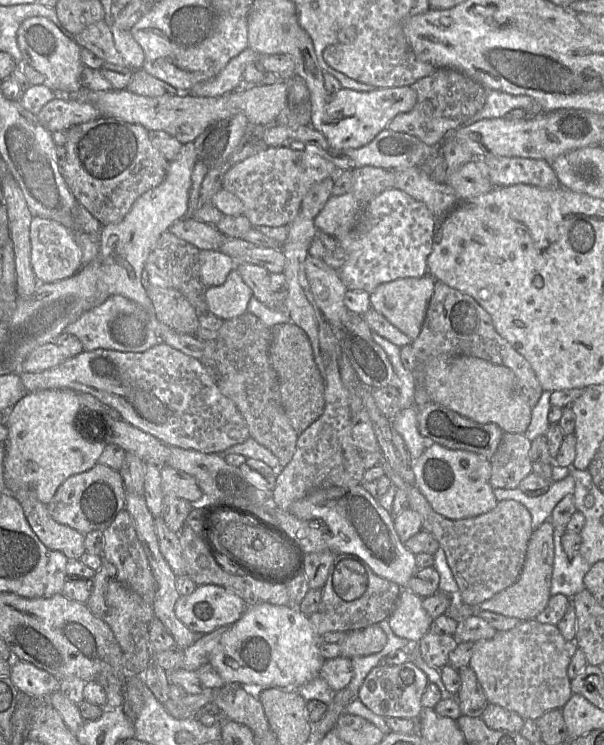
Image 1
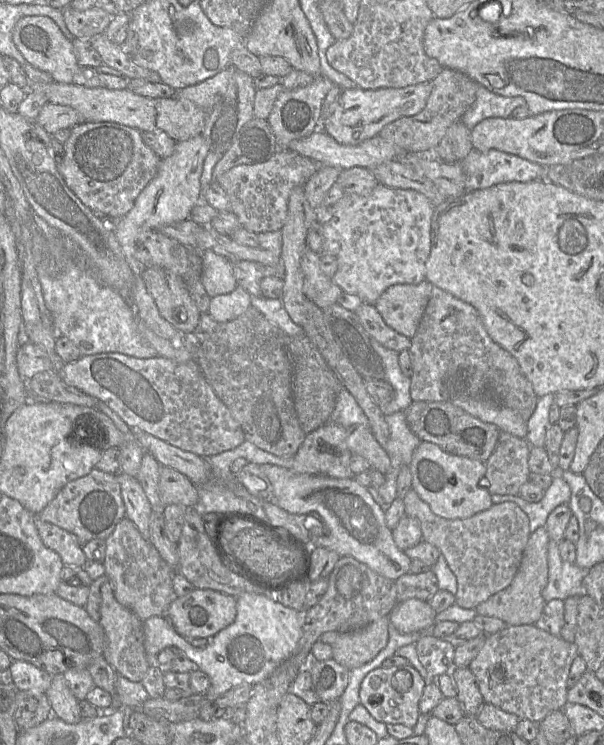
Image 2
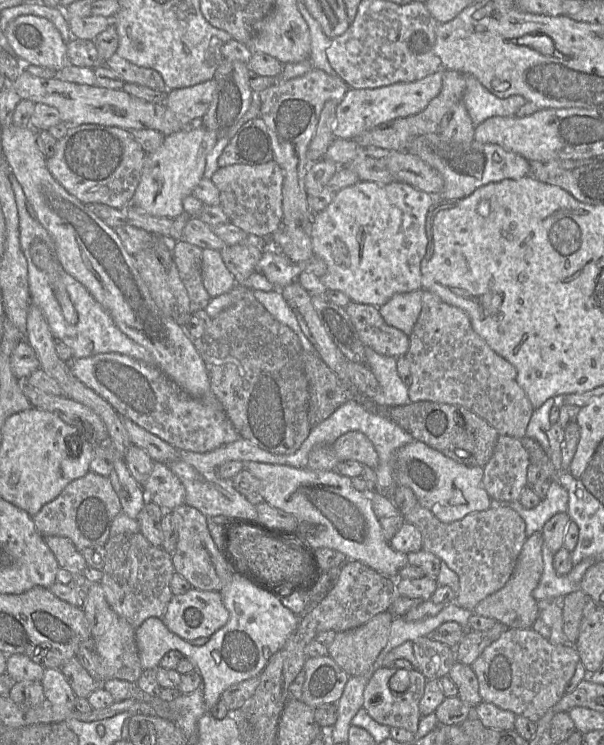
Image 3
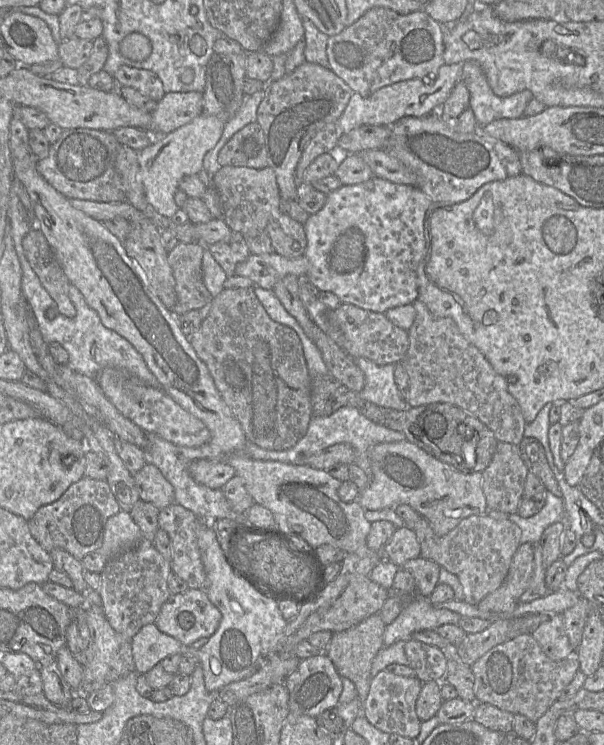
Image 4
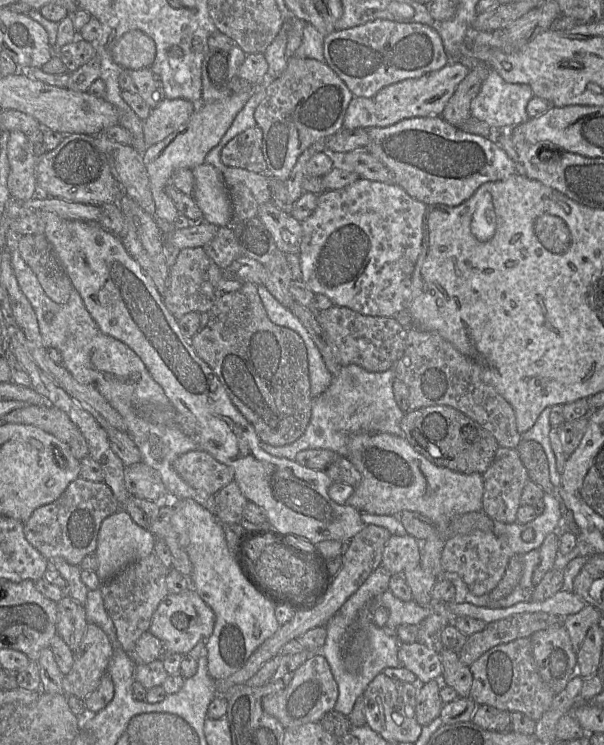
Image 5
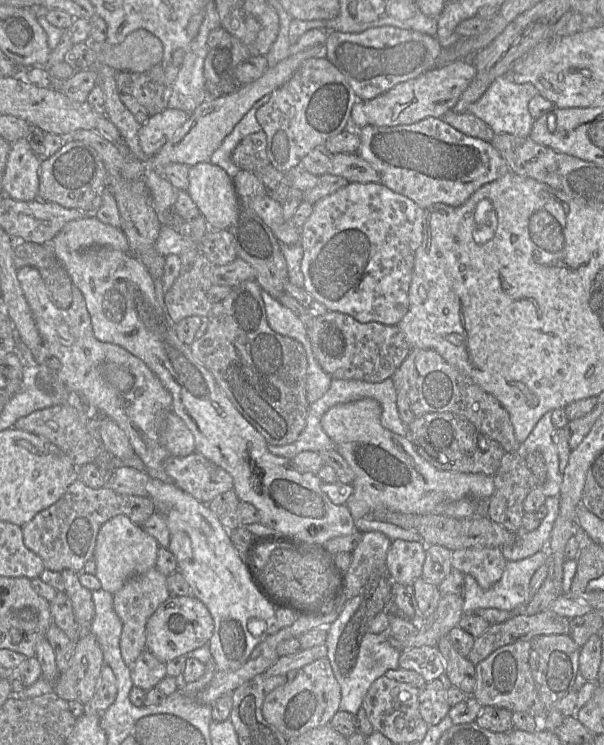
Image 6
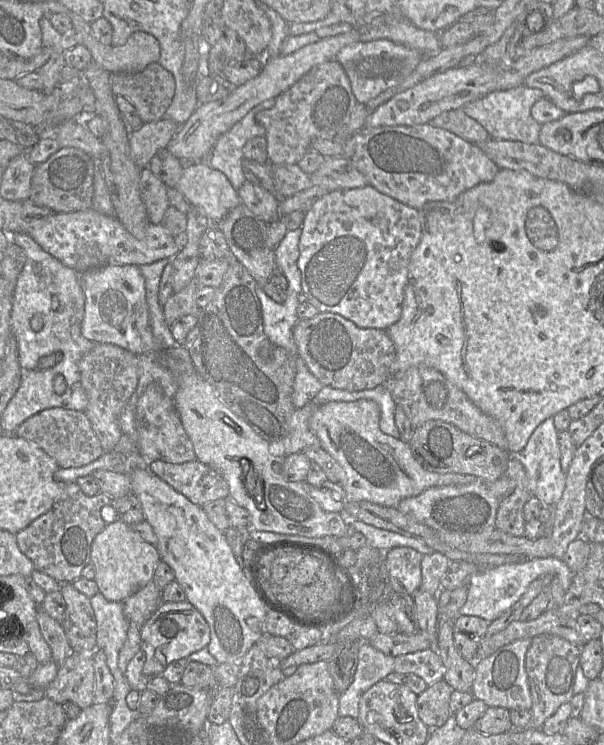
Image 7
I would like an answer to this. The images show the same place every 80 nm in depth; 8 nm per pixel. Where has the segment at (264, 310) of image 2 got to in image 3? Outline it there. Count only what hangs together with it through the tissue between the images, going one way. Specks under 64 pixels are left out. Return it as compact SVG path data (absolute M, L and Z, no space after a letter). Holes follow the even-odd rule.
M253 290L255 298L264 306L264 308L280 323L291 328L299 341L302 349L306 352L314 352L315 349L310 341L302 332L294 312L290 309L280 290L265 292L262 290Z

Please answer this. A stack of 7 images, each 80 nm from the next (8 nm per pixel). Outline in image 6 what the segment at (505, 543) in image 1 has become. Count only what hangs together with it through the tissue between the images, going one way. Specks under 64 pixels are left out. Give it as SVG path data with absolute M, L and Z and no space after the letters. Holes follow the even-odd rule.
M467 548L453 551L453 569L473 576L483 589L489 589L500 580L507 560L502 548Z

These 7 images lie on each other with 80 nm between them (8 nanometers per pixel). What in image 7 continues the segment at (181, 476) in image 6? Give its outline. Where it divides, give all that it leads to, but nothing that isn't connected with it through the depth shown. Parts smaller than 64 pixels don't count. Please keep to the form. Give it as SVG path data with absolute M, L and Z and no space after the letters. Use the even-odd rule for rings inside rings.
M156 460L149 464L148 469L201 507L210 501L230 498L229 486L224 478L198 460L182 464Z

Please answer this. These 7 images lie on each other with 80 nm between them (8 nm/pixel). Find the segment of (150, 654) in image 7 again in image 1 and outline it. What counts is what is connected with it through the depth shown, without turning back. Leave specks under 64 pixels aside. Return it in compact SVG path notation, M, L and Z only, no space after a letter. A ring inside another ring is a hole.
M199 585L190 595L180 596L174 612L191 631L204 635L240 619L248 604L226 588Z

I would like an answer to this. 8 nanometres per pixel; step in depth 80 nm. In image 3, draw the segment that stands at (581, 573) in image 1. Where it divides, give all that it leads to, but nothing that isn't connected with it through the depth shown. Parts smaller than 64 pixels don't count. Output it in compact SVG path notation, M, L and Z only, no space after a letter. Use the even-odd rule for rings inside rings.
M545 545L542 548L543 573L538 586L533 591L536 601L544 599L563 599L566 595L580 589L580 584L571 581L567 575L558 575L553 566L554 553Z

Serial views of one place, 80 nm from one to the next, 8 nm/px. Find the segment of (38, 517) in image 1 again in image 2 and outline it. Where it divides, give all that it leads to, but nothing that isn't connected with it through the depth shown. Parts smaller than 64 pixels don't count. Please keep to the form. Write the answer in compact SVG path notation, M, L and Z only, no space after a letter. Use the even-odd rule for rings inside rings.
M36 515L35 526L44 545L59 554L64 566L83 567L87 559L74 534L42 521Z

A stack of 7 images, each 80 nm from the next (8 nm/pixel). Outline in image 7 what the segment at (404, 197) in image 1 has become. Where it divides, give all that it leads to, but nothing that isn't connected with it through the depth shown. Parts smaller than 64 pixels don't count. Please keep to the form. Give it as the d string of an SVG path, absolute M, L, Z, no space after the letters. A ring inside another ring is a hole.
M369 184L340 189L319 198L305 212L299 239L298 268L302 294L319 313L332 312L352 321L359 328L386 330L402 312L408 281L410 257L422 236L419 210L382 194Z

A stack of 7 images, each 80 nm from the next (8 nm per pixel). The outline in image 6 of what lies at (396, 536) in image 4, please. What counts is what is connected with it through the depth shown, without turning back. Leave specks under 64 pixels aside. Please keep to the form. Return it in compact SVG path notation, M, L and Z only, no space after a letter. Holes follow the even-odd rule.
M401 539L392 541L386 557L386 568L392 582L413 585L422 576L426 547L424 542Z

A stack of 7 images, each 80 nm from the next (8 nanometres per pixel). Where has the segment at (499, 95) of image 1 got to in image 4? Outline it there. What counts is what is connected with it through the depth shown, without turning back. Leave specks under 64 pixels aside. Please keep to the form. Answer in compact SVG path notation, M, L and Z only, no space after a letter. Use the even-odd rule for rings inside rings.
M466 61L460 80L470 94L470 107L478 126L503 118L521 118L528 102L533 98L529 90L522 90L507 97L497 96L487 82L486 76L478 63Z

